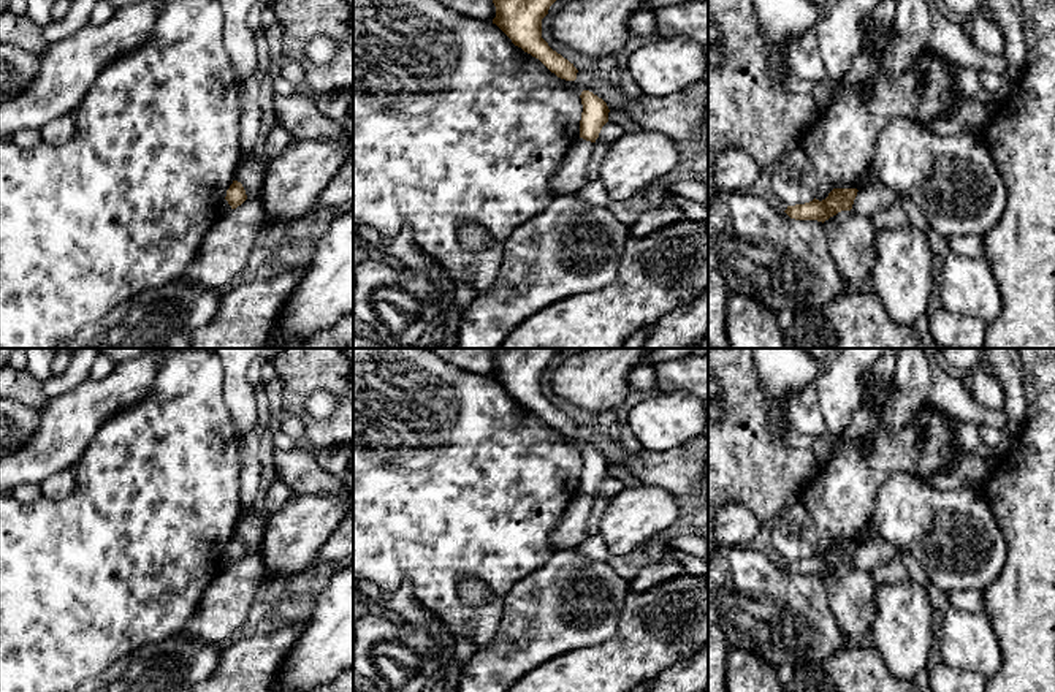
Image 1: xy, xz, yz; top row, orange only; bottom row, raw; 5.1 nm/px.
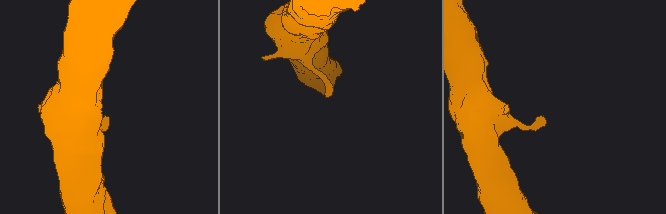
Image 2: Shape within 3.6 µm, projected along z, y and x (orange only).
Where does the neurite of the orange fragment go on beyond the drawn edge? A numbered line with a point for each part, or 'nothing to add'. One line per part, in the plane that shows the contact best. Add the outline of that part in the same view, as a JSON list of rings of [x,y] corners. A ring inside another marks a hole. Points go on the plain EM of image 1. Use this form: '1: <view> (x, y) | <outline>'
nothing to add

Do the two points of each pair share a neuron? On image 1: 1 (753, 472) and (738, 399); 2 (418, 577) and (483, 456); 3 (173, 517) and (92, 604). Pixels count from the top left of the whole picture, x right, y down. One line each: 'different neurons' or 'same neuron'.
1: same neuron
2: same neuron
3: same neuron

